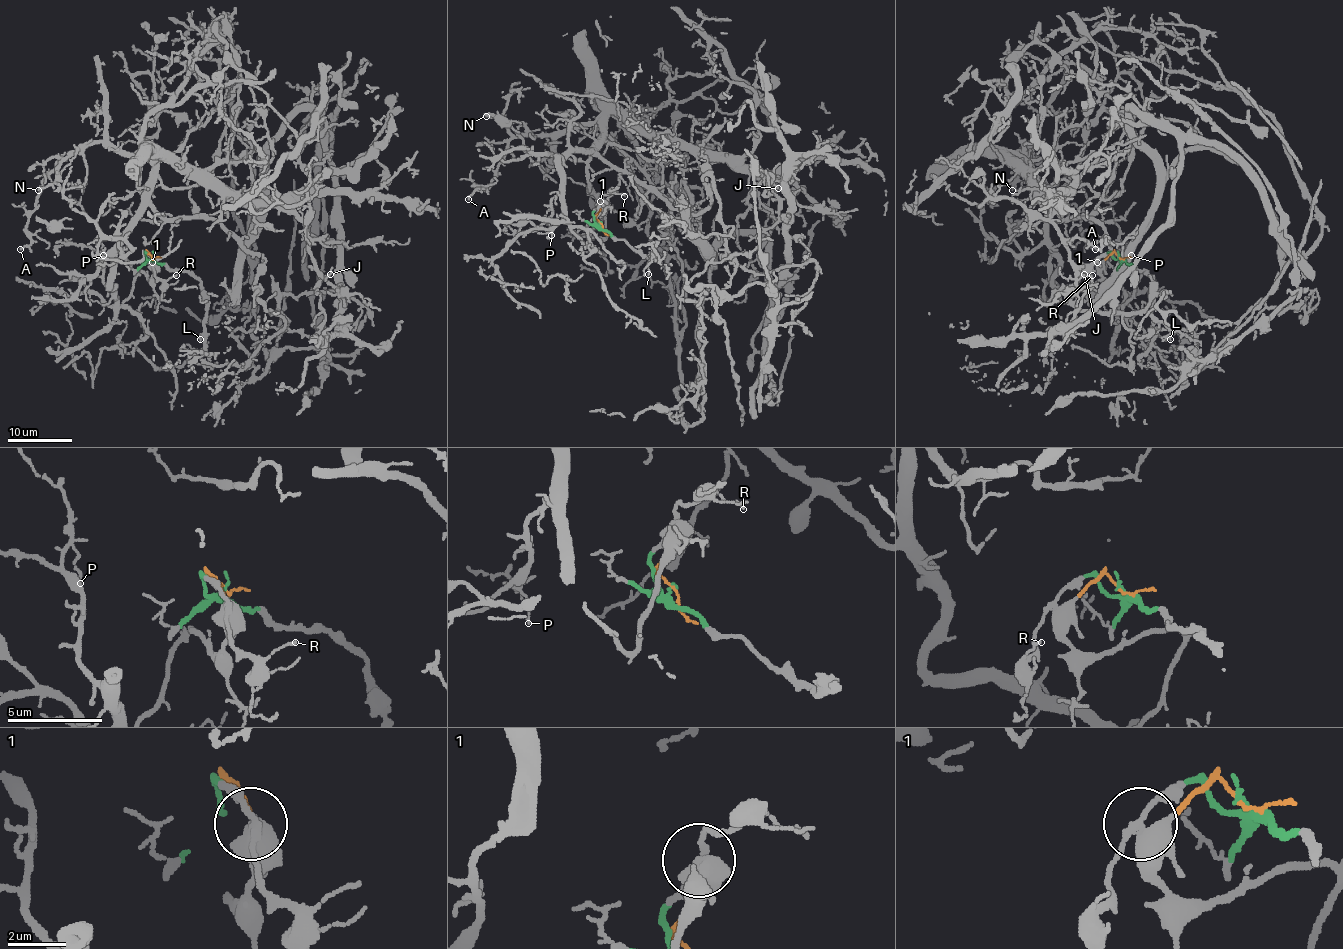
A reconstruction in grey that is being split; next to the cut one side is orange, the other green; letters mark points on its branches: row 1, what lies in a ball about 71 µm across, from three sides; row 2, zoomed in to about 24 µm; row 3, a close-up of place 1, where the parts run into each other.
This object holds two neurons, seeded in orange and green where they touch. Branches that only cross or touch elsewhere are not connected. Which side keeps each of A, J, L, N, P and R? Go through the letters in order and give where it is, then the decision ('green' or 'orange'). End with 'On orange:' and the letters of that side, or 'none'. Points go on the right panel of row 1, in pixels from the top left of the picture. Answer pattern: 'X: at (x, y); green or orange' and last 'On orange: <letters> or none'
A: at (1095, 249); orange
J: at (1084, 274); orange
L: at (1170, 339); green
N: at (1012, 190); orange
P: at (1131, 255); orange
R: at (1092, 275); green
On orange: A, J, N, P

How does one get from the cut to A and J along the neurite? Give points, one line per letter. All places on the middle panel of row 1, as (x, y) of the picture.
A: (600, 222), (600, 205), (586, 245), (560, 179), (596, 122), (516, 135), (467, 200)
J: (600, 222), (600, 205), (586, 245), (570, 227), (560, 158), (589, 149), (609, 114), (751, 158), (777, 188)

